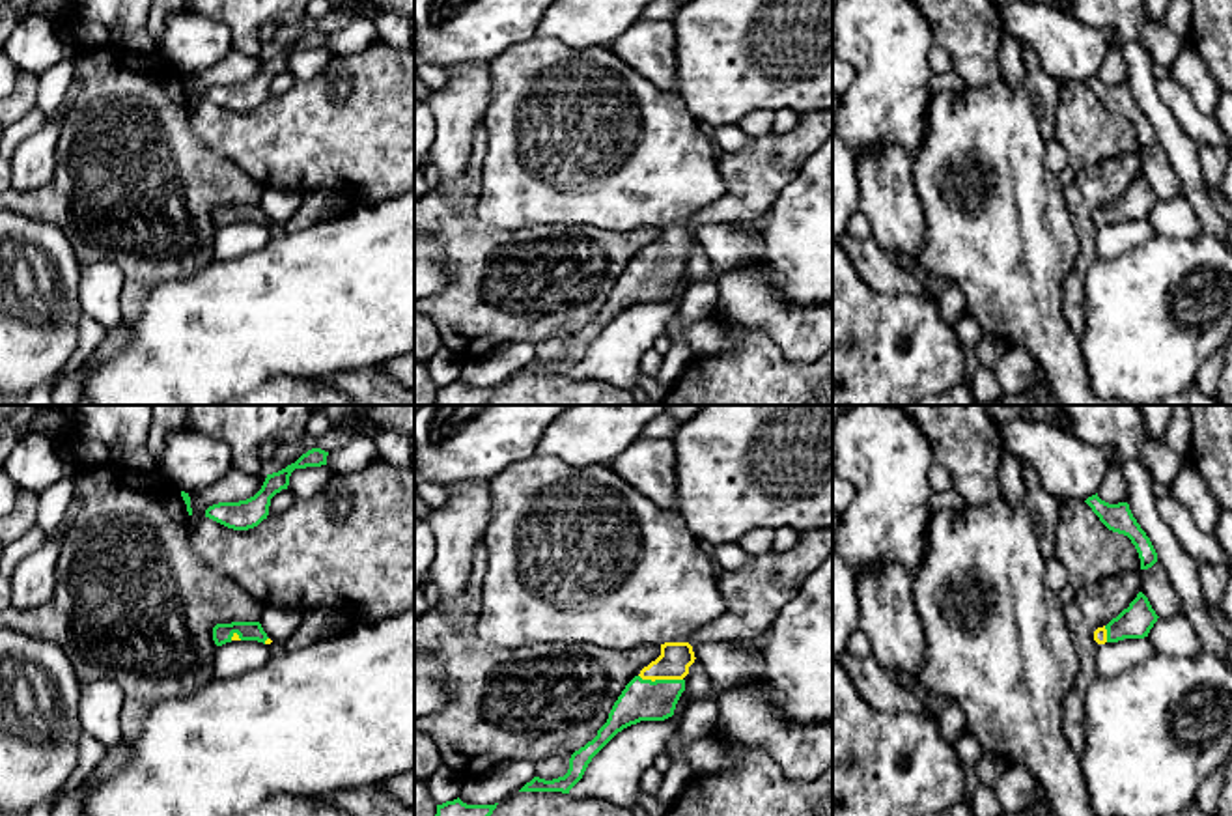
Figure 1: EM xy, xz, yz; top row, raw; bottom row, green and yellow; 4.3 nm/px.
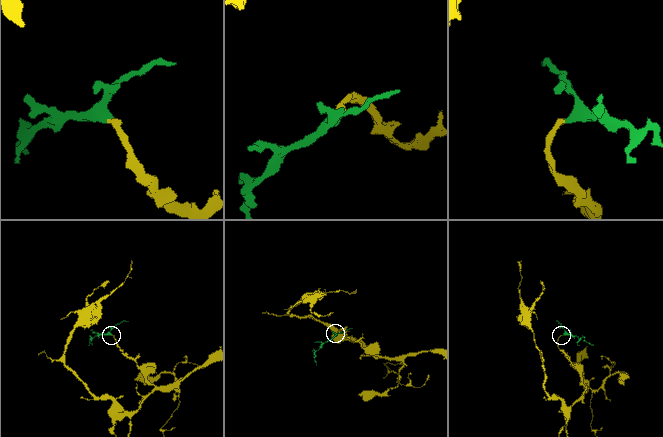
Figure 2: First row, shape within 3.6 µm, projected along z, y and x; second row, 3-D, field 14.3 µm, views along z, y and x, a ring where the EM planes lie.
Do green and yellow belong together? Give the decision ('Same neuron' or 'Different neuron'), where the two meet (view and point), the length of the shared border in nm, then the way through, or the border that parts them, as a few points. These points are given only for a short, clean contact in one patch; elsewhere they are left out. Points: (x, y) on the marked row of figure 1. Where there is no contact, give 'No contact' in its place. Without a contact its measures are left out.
Same neuron. Touches green at xz (661, 680). Shared border 190 nm. Path across: xz (643, 699), (661, 680), (676, 658)

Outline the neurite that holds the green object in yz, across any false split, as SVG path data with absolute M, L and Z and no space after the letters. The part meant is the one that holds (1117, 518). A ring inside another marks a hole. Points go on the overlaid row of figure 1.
M1098 493L1088 497L1085 502L1109 530L1124 534L1131 540L1141 558L1141 570L1148 570L1157 562L1157 553L1146 532L1133 517L1127 502L1109 504L1101 500Z

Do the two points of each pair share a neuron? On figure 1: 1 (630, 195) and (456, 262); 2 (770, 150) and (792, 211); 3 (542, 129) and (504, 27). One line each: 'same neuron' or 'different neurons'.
1: different neurons
2: different neurons
3: different neurons

